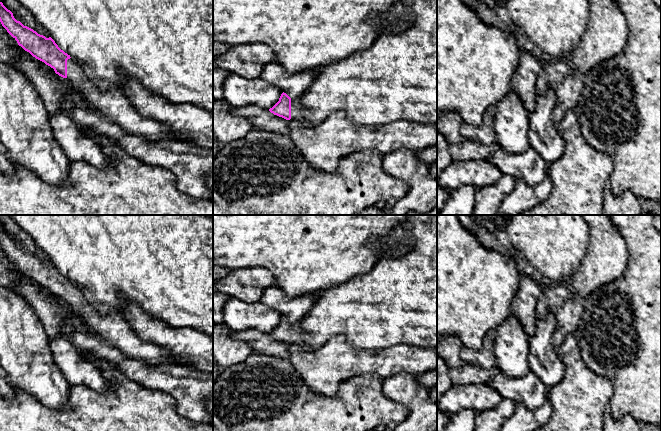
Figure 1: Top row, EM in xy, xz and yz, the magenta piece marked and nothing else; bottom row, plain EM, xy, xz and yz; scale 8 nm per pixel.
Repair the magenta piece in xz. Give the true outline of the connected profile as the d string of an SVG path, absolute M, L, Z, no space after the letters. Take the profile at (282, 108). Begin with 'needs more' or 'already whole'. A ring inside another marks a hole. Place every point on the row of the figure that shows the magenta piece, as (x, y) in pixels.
needs more; M282 93L279 101L269 109L271 113L291 120L296 123L304 123L303 110L300 98L291 99L286 93Z

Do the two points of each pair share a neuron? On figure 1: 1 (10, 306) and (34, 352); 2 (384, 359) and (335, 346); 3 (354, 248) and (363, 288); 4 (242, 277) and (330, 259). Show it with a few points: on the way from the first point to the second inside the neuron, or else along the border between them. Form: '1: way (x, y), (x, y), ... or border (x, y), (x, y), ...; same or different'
1: way (10, 317), (18, 336), (23, 341); same
2: way (372, 359), (347, 358); same
3: border (378, 259), (368, 271), (357, 274), (339, 285); different
4: border (246, 267), (266, 268), (273, 276), (277, 286); different

